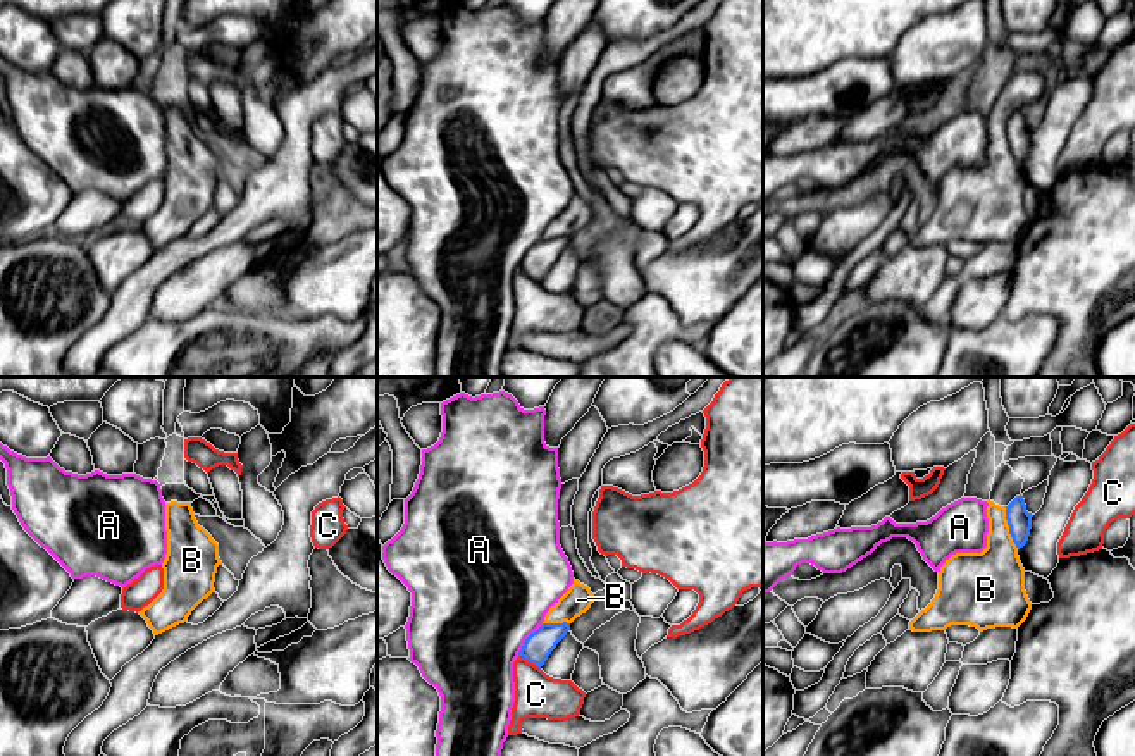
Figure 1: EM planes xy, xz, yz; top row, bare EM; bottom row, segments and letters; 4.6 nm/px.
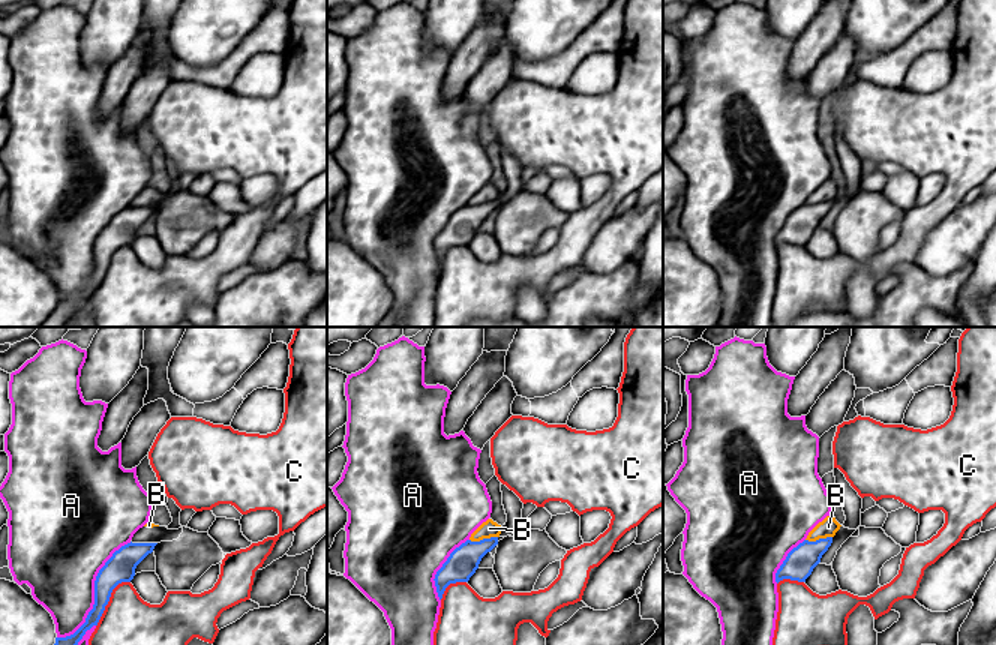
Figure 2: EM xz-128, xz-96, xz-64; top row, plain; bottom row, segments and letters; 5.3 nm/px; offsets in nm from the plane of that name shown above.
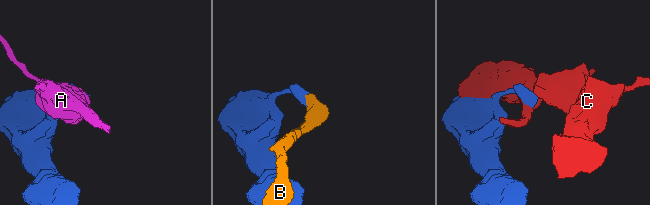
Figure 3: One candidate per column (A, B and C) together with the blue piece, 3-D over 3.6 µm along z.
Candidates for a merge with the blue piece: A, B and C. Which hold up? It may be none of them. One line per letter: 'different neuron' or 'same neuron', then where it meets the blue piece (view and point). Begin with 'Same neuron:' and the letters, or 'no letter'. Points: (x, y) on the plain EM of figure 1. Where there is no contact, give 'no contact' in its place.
Same neuron: no letter
A: different neuron; meets blue in xz at (526, 254)
B: different neuron; meets blue in yz at (1010, 142)
C: different neuron; meets blue in xz at (529, 274)

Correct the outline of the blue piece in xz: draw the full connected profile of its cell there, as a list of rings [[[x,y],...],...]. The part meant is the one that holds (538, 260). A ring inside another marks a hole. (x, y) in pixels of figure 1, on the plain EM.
[[[543,238],[536,246],[532,246],[518,270],[525,272],[527,276],[534,277],[536,281],[543,281],[551,265],[556,258],[567,250],[570,245],[570,238]]]

